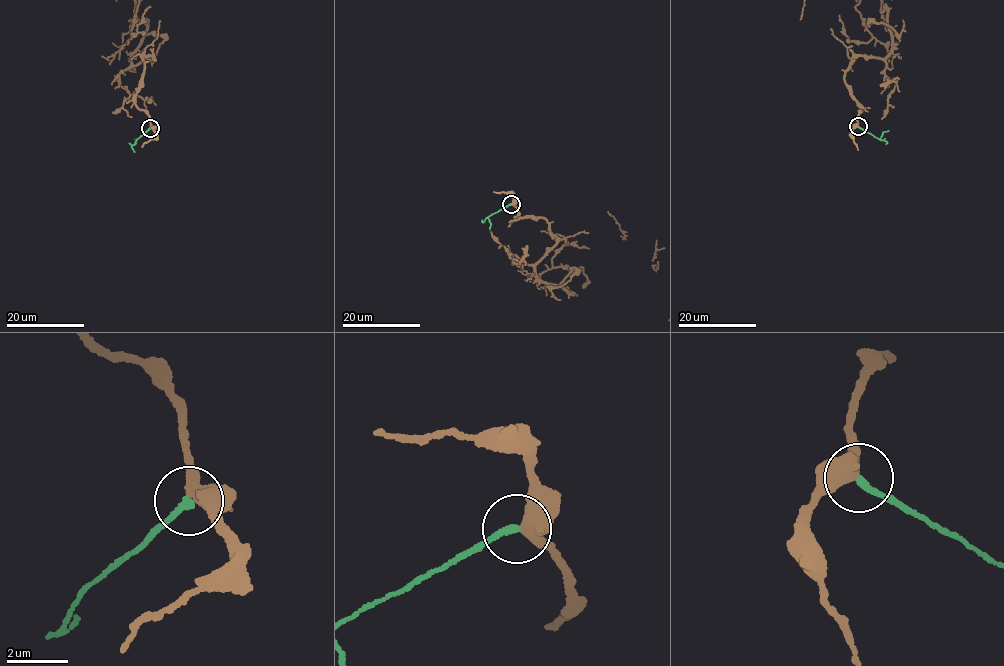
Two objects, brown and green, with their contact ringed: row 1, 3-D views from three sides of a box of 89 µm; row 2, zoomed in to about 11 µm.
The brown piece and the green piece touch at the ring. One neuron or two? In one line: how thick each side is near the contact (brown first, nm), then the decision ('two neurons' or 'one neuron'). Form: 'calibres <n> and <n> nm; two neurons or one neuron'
calibres 400 and 240 nm; one neuron

